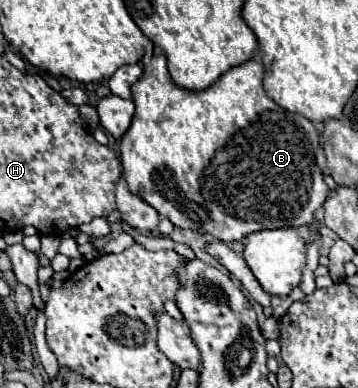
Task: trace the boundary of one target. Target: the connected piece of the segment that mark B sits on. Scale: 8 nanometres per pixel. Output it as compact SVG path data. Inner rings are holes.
M155 55L149 61L149 65L143 69L141 79L131 87L131 93L133 93L133 103L135 103L135 115L133 115L129 129L119 139L123 175L125 175L125 181L129 185L129 191L133 195L139 195L151 207L155 207L155 211L161 217L167 217L175 227L179 227L179 229L203 229L203 231L211 233L215 239L229 243L229 241L243 241L249 233L259 231L259 229L301 227L301 225L313 221L313 213L317 211L319 205L323 205L323 201L327 197L327 185L321 177L321 171L317 175L317 163L315 163L315 151L319 147L319 135L317 135L317 131L309 119L281 109L271 97L267 97L267 93L263 89L263 65L257 59L251 59L239 67L229 69L205 91L185 91L171 81L165 57Z

